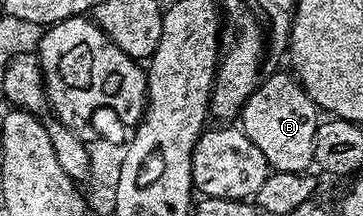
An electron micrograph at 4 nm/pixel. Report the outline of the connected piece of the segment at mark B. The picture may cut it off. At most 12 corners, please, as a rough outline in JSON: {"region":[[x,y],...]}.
{"region":[[293,73],[248,96],[240,129],[271,168],[314,166],[320,111]]}

